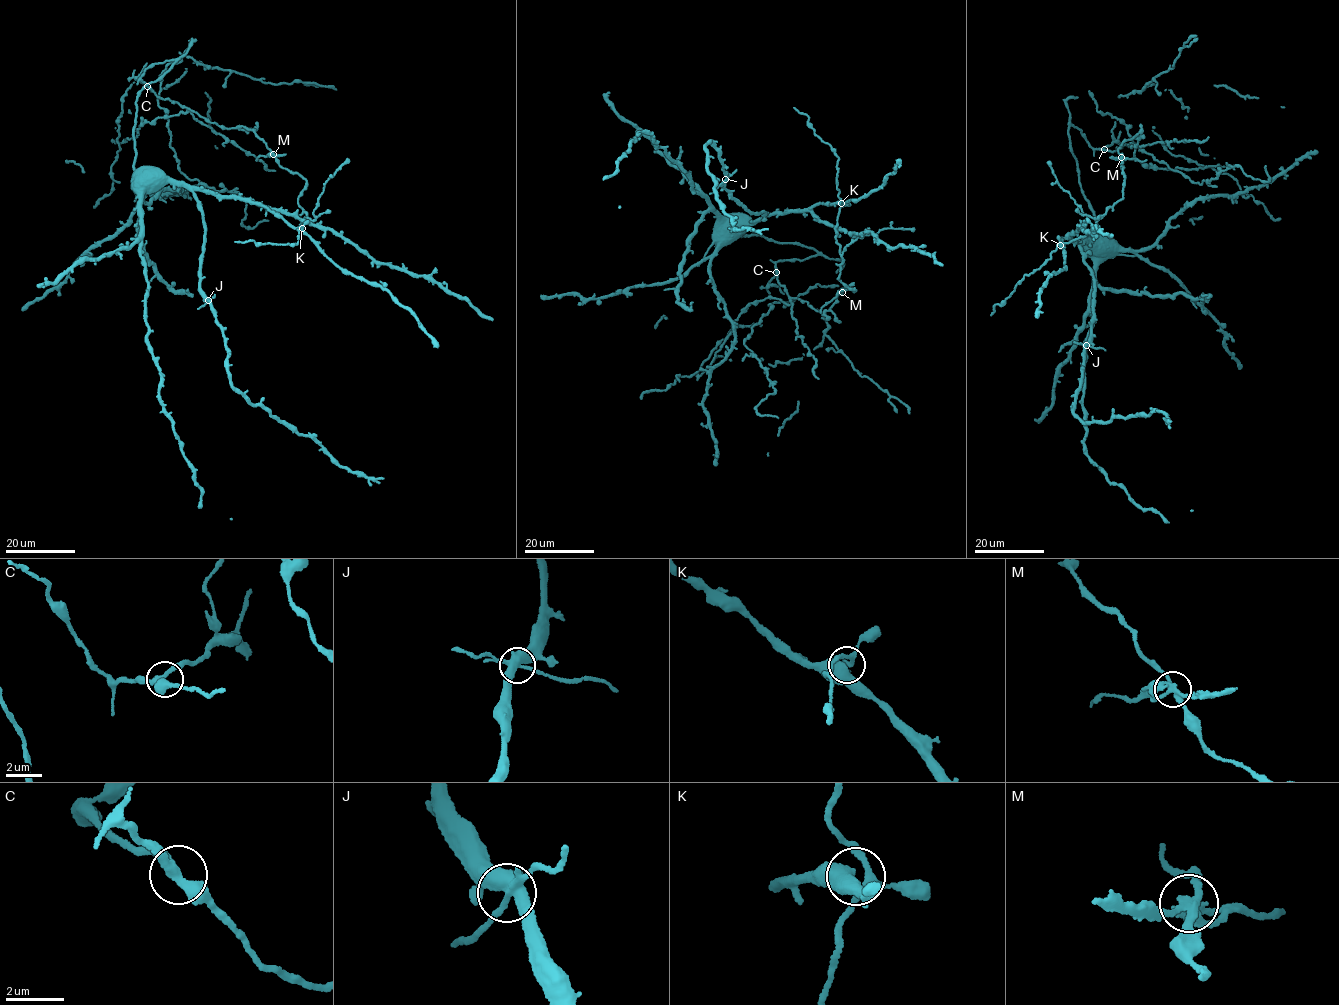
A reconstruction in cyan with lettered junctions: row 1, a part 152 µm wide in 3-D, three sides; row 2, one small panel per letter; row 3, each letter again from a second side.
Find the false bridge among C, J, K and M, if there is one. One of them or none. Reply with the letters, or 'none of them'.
M

